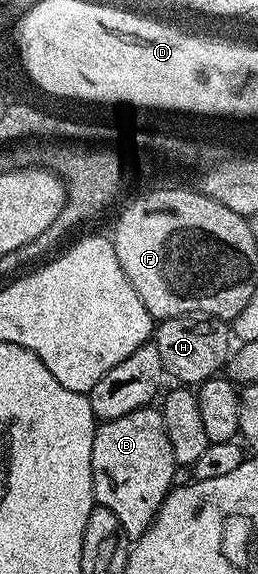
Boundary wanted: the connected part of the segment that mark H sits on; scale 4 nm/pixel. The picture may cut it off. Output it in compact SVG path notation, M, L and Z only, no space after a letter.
M178 317L161 321L154 332L163 371L177 383L196 386L217 375L229 359L232 332L225 321L209 317Z

